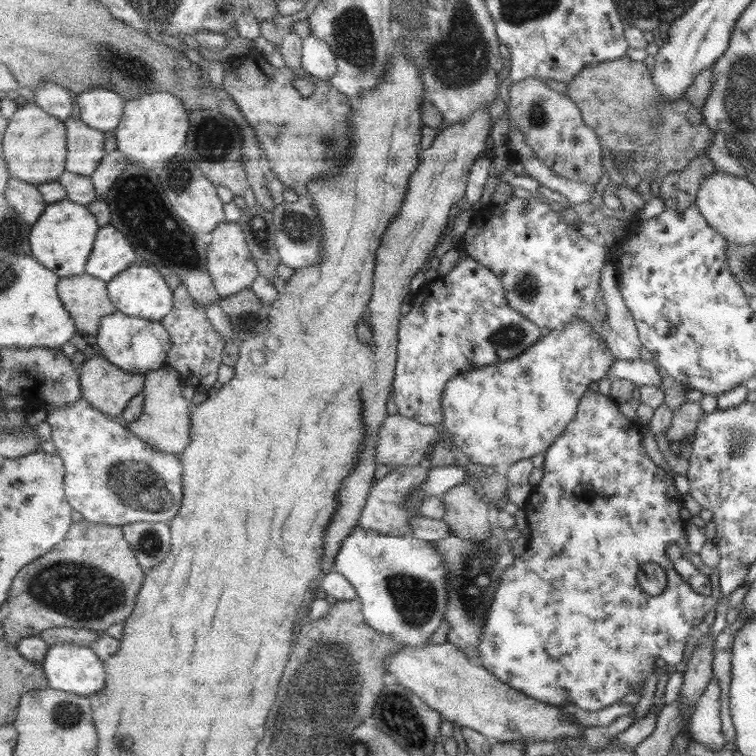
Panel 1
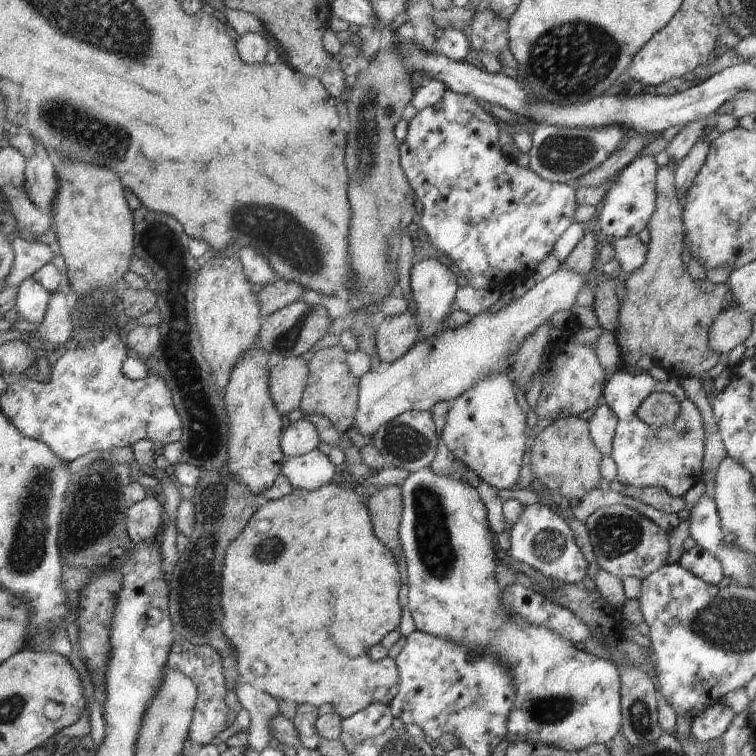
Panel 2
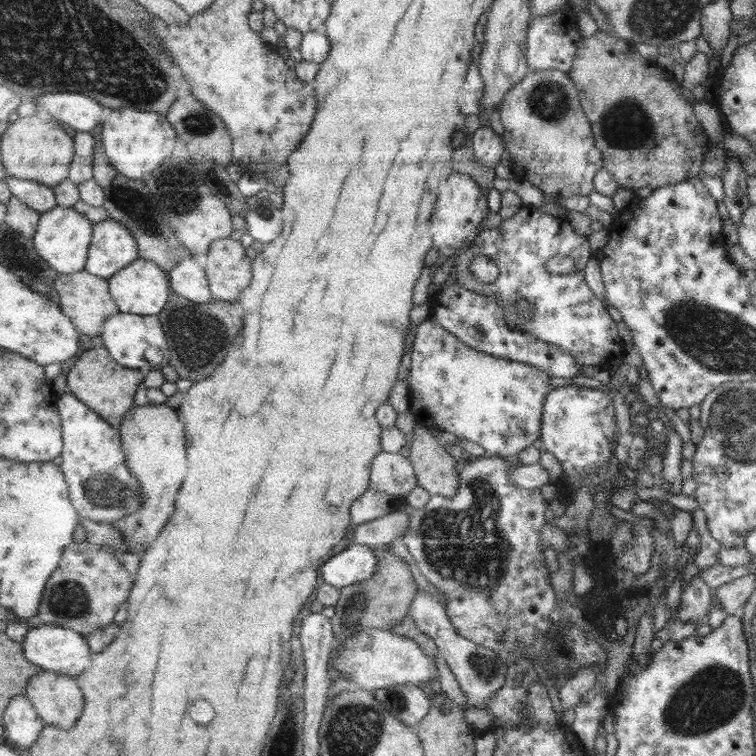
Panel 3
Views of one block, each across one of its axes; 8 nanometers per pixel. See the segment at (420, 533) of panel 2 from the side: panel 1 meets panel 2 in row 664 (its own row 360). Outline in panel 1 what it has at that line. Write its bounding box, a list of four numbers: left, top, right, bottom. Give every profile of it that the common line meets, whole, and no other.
[442,319,615,469]

